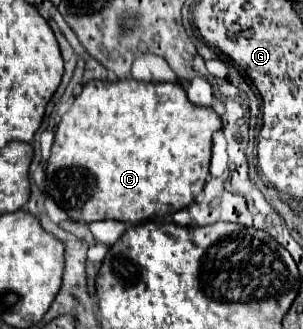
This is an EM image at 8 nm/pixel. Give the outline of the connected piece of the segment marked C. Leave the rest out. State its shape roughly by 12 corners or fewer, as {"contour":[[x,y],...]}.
{"contour":[[88,81],[46,195],[138,223],[202,191],[220,117],[178,83]]}

